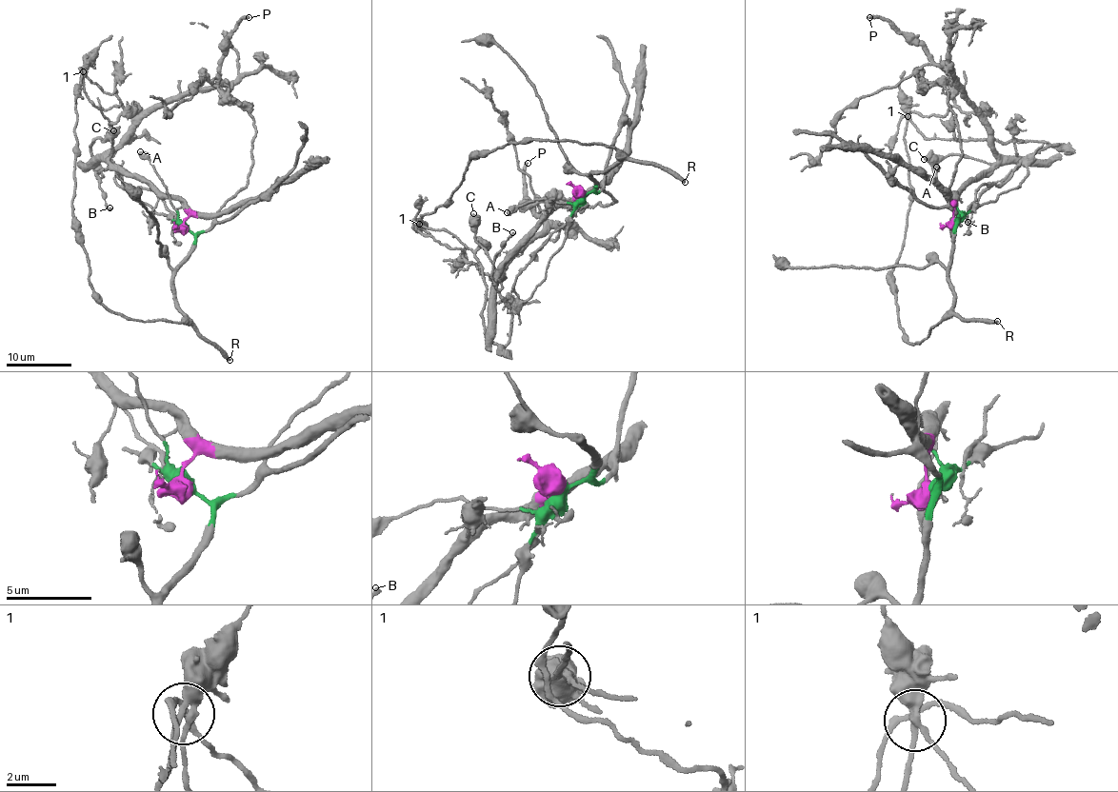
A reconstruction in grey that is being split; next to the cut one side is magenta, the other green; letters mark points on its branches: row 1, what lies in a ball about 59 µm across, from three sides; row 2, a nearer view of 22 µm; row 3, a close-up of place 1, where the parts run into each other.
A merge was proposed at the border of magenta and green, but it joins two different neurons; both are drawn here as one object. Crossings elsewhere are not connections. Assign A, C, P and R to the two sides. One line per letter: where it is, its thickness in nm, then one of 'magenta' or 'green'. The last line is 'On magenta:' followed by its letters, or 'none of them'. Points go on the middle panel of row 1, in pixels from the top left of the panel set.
A: place (507, 212); calibre 600 nm; green
C: place (473, 213); calibre 650 nm; magenta
P: place (528, 163); calibre 300 nm; magenta
R: place (685, 182); calibre 320 nm; green
On magenta: C, P

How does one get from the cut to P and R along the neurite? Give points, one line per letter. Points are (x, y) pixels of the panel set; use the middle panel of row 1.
P: (581, 194), (549, 214), (493, 282), (513, 255), (543, 227), (527, 195), (524, 181), (527, 162)
R: (581, 196), (598, 187), (591, 174), (624, 160), (642, 161), (673, 171), (685, 183)

